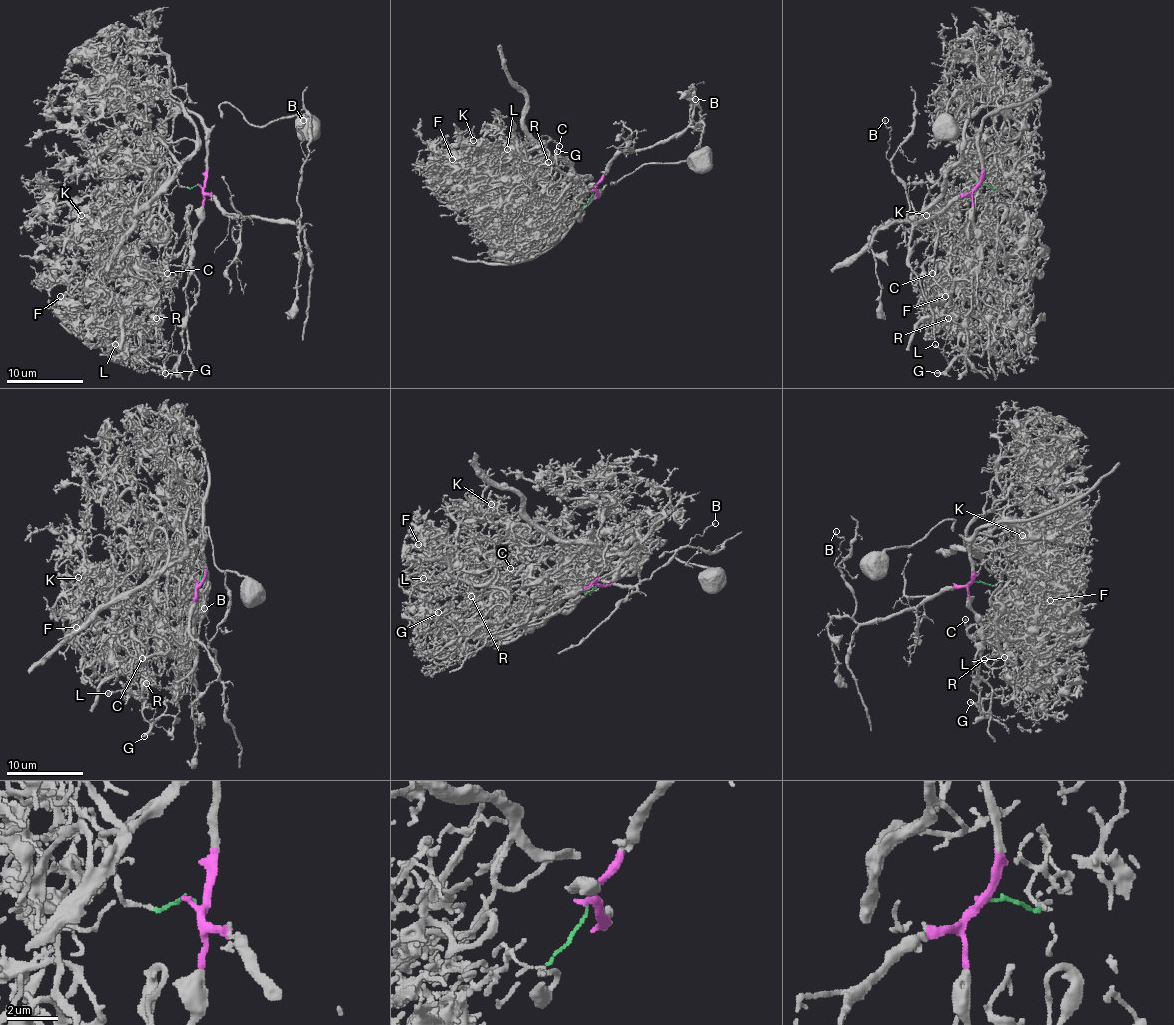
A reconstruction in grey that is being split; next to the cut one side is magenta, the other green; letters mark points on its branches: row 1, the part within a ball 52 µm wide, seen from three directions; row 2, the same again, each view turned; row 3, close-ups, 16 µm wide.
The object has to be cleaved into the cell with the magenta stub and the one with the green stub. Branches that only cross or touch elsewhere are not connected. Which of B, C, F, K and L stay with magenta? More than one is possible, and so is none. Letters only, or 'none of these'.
B

